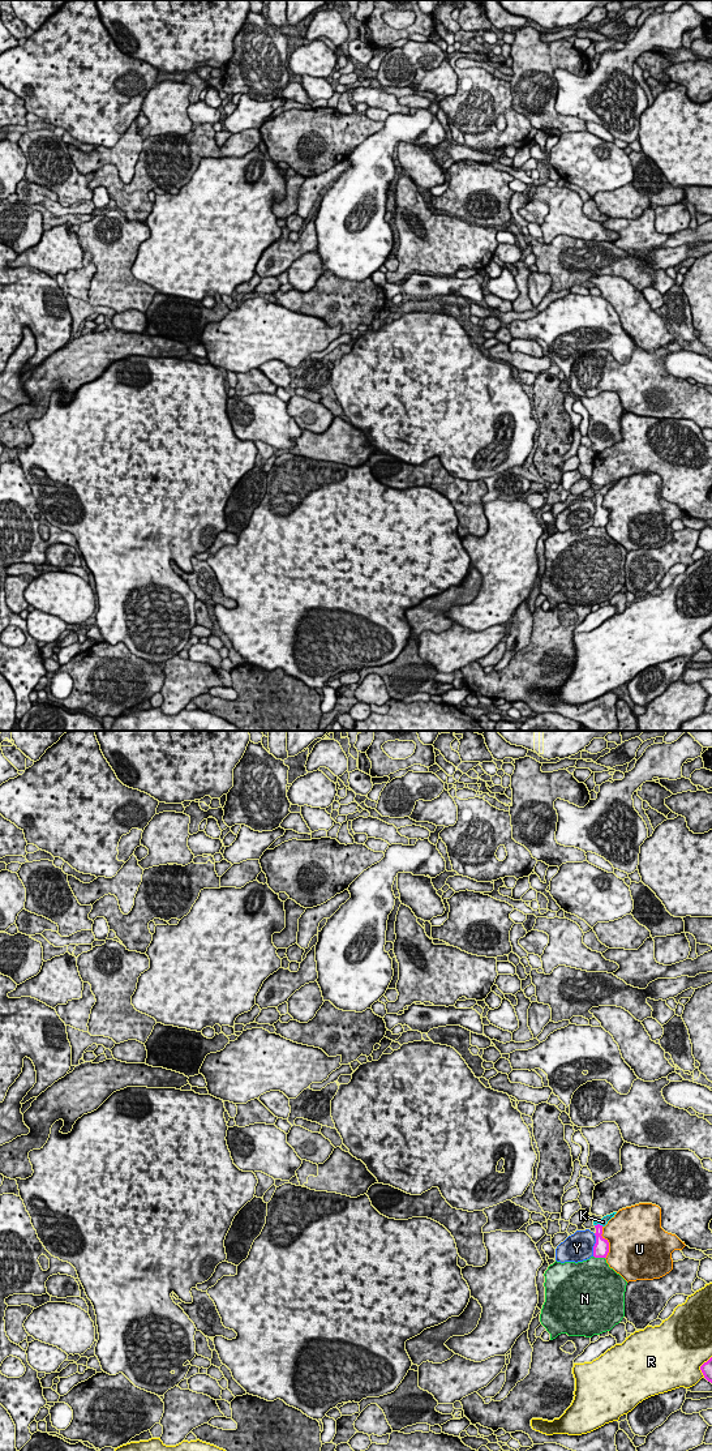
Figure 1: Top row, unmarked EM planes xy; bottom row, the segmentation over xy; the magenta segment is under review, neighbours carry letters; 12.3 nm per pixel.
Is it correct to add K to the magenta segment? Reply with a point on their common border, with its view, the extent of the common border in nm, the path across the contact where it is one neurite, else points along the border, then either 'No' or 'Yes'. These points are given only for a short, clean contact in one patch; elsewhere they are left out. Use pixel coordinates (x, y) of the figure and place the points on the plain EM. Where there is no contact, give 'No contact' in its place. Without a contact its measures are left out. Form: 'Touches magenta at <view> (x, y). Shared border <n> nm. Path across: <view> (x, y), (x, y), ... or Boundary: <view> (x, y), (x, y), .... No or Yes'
Touches magenta at xy (599, 493). Shared border 110 nm. Boundary: xy (595, 493), (603, 495). No

